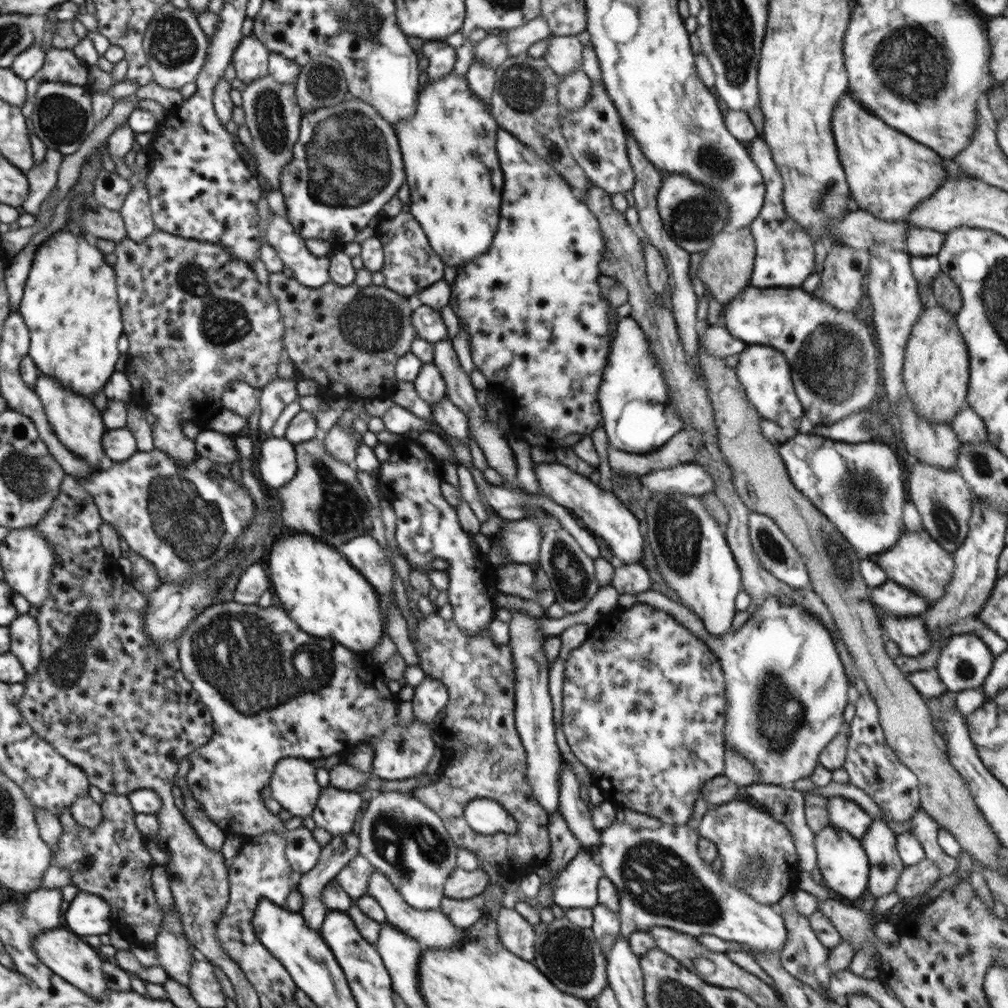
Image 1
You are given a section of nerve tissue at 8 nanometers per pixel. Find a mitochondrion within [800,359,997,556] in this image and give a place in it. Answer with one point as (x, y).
(858, 492)

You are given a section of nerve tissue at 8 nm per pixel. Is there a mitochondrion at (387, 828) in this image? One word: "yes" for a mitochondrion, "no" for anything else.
yes

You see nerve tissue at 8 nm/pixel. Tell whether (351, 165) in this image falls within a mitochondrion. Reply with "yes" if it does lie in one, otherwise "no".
yes

